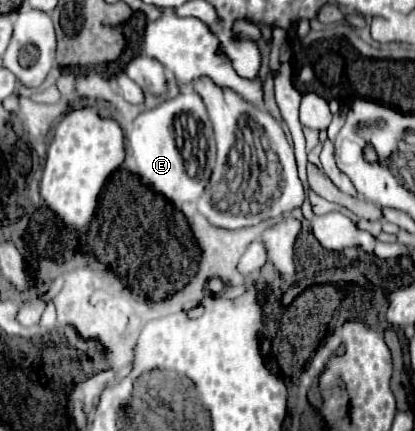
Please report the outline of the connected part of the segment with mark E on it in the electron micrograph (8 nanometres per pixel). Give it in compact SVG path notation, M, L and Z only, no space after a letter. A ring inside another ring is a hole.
M184 92L184 94L178 94L176 98L170 98L170 100L164 100L162 104L150 108L150 110L144 110L132 124L132 132L126 136L126 150L128 154L134 158L136 166L138 166L138 172L140 176L160 194L164 194L170 202L196 202L202 192L204 192L204 186L208 182L208 174L210 170L214 168L214 160L216 160L216 144L214 144L214 132L212 132L212 124L210 124L210 118L206 114L206 106L202 102L202 98L196 94L196 92ZM180 112L190 112L192 116L196 116L196 120L202 122L202 132L206 136L206 142L208 142L208 162L206 162L206 172L202 178L192 178L188 176L186 168L184 168L184 158L174 142L174 116L180 114Z

